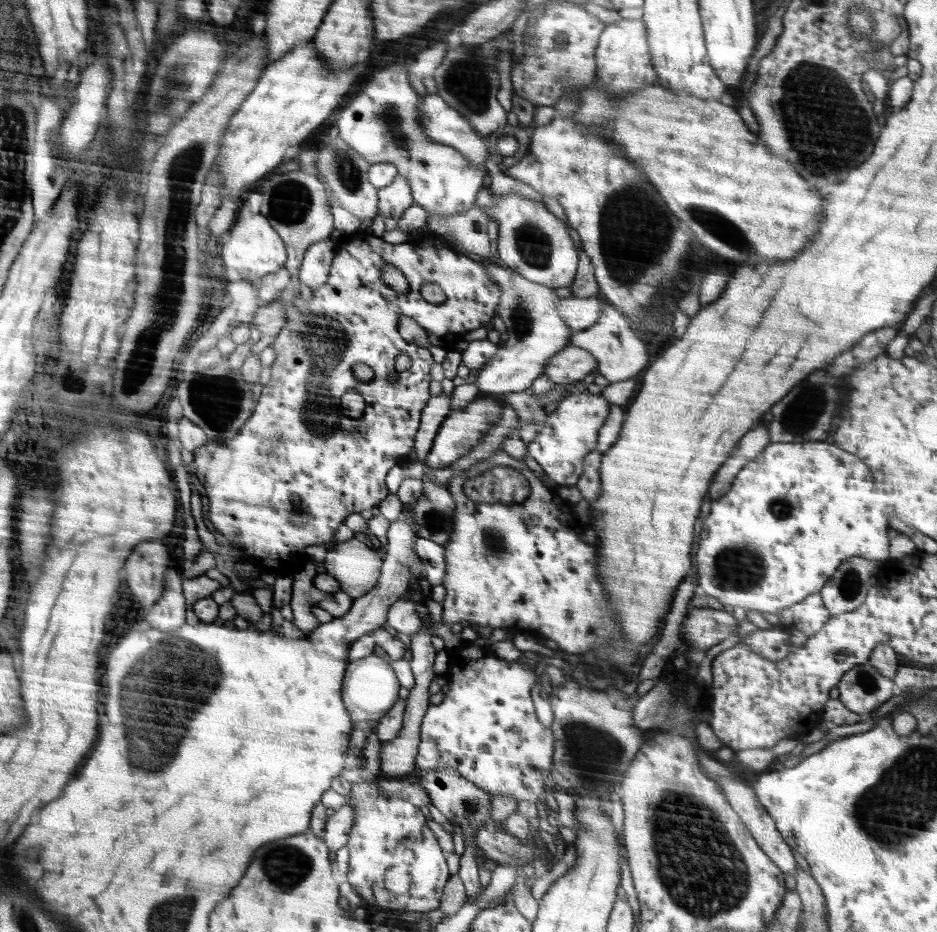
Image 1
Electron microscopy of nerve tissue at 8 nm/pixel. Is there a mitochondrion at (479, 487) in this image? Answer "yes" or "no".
yes

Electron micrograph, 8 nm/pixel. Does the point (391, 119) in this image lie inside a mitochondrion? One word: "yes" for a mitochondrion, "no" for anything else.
yes

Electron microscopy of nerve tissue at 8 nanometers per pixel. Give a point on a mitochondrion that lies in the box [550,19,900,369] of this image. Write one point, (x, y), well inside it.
(827, 129)

